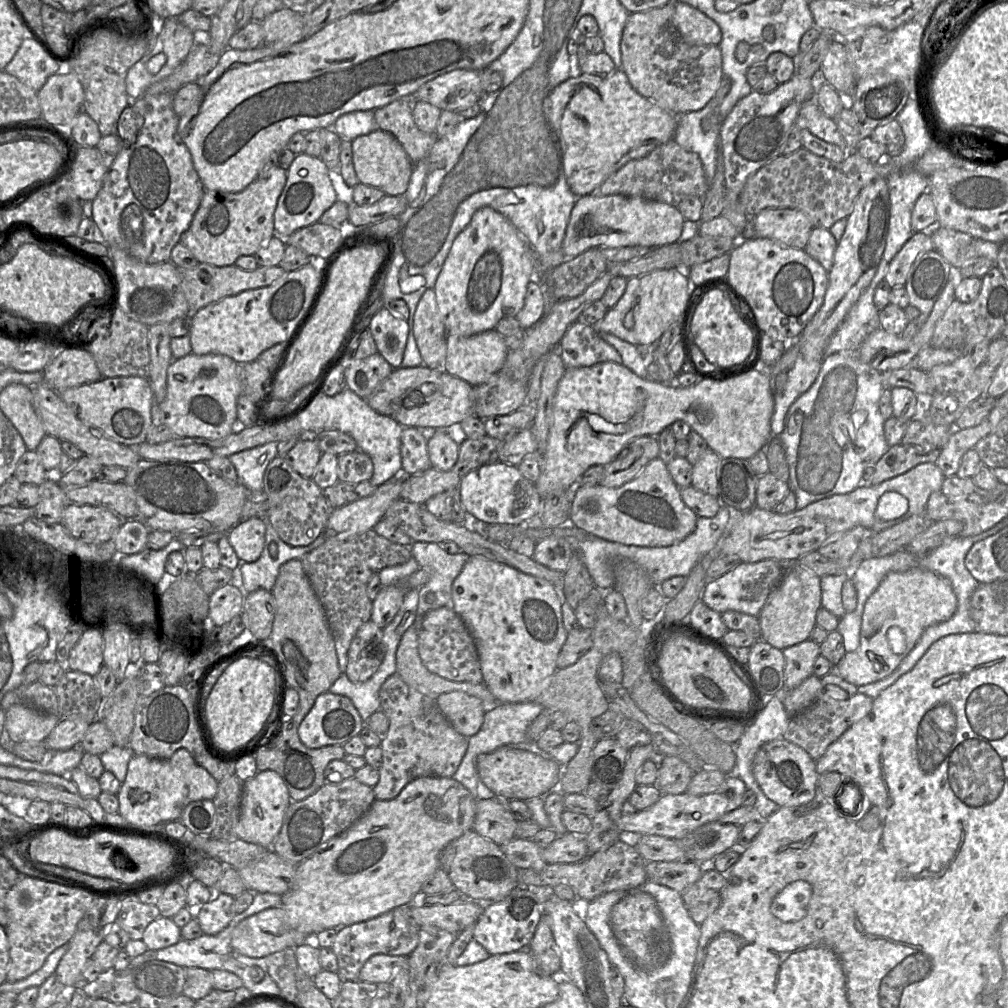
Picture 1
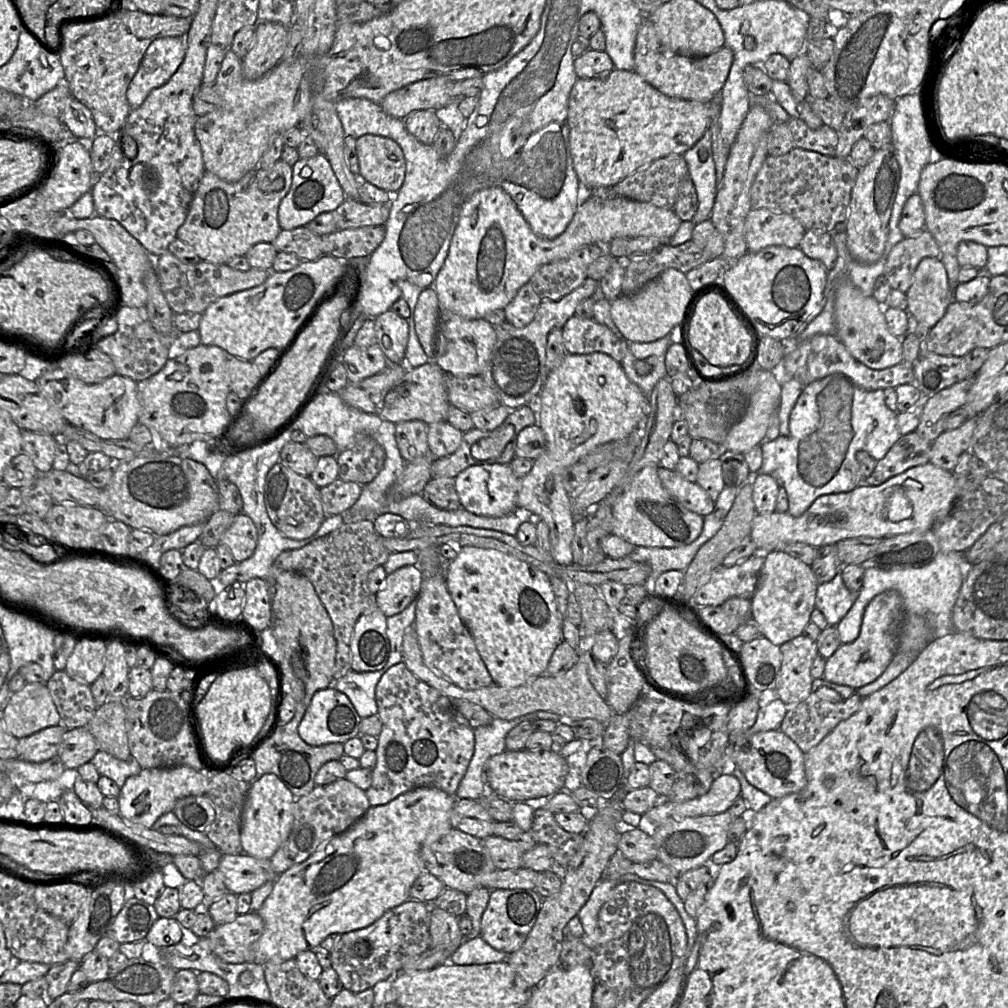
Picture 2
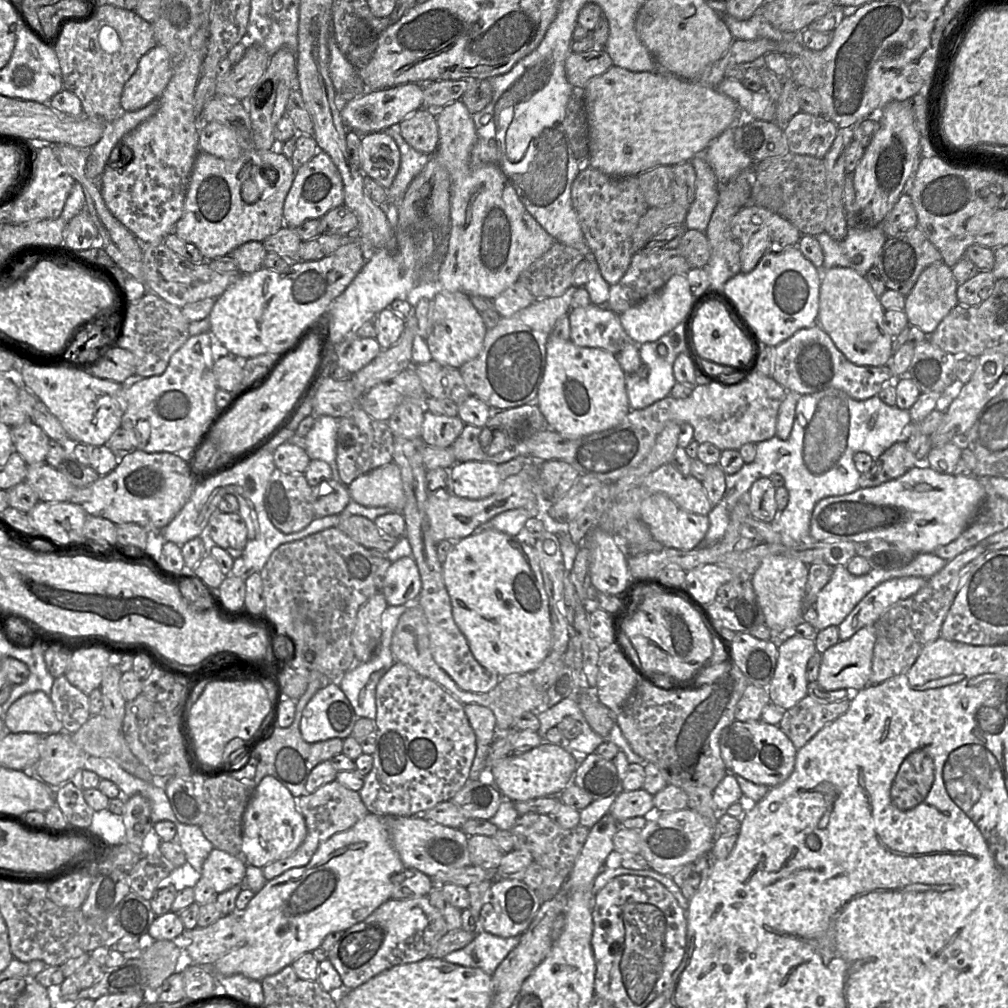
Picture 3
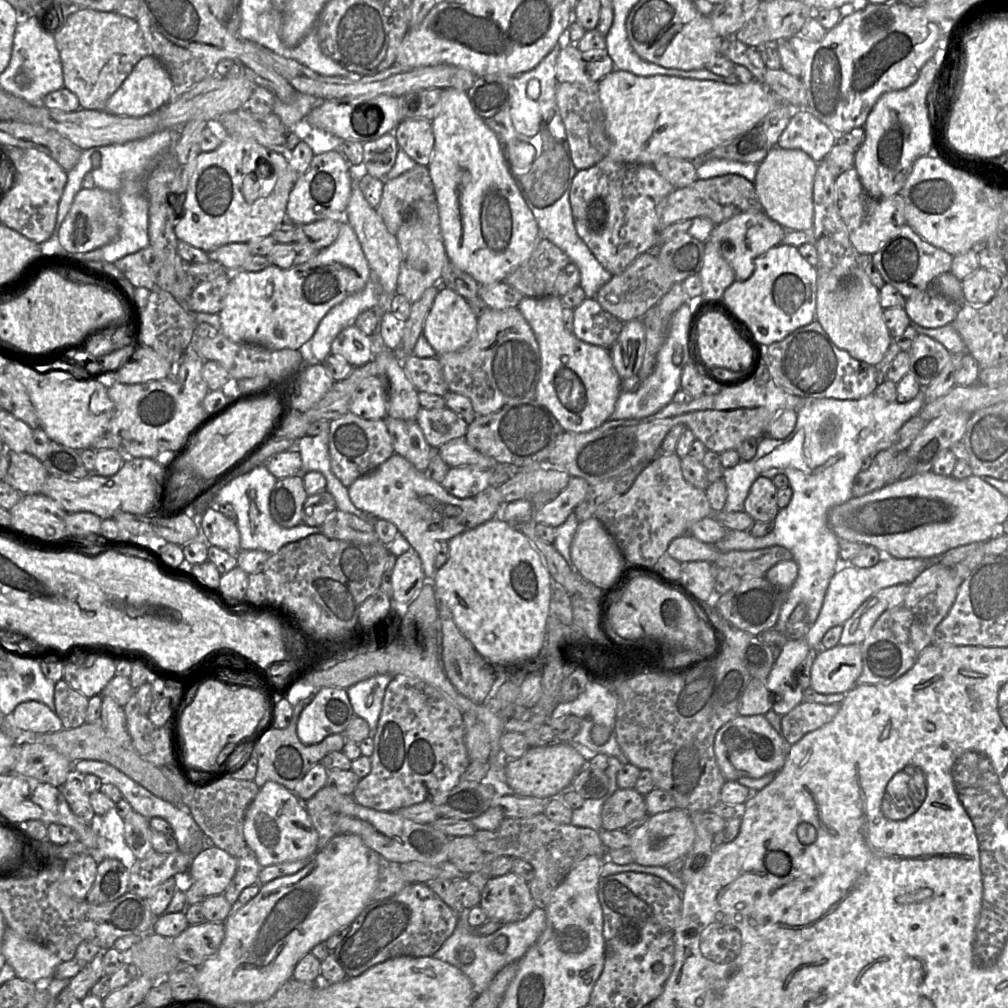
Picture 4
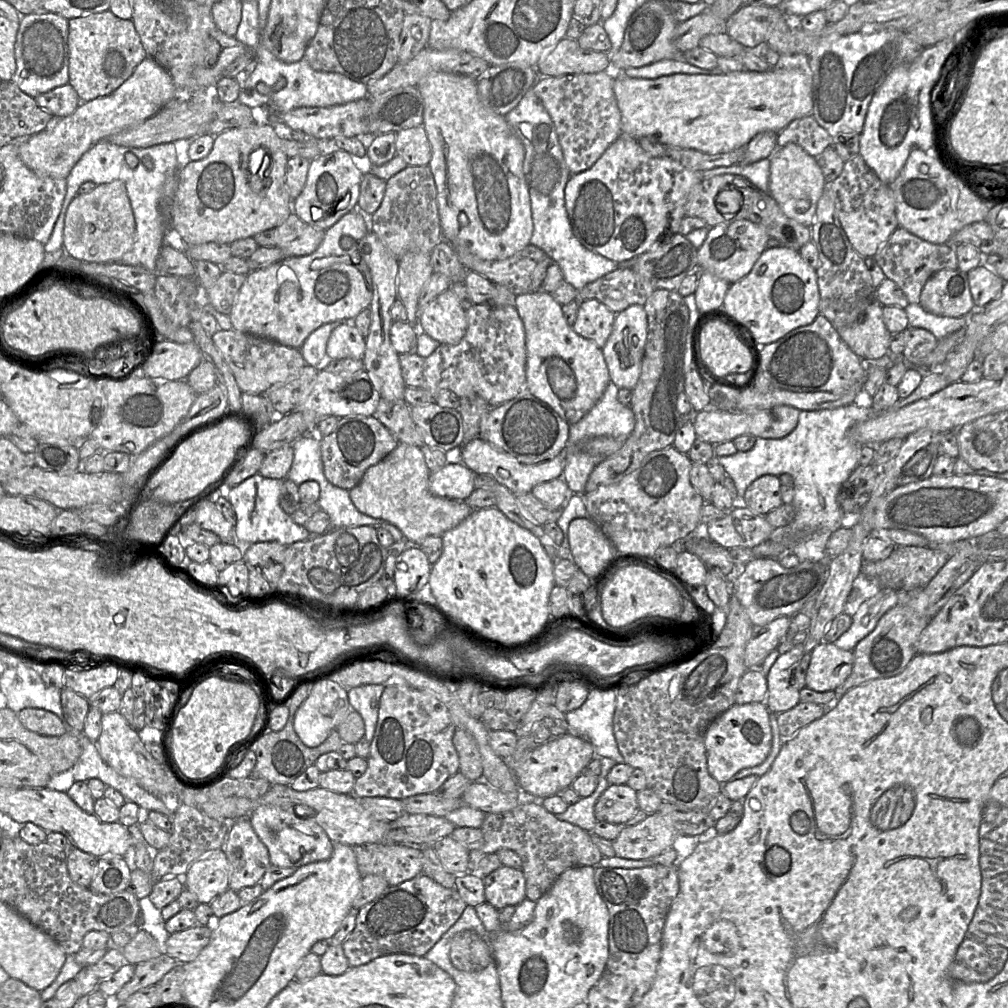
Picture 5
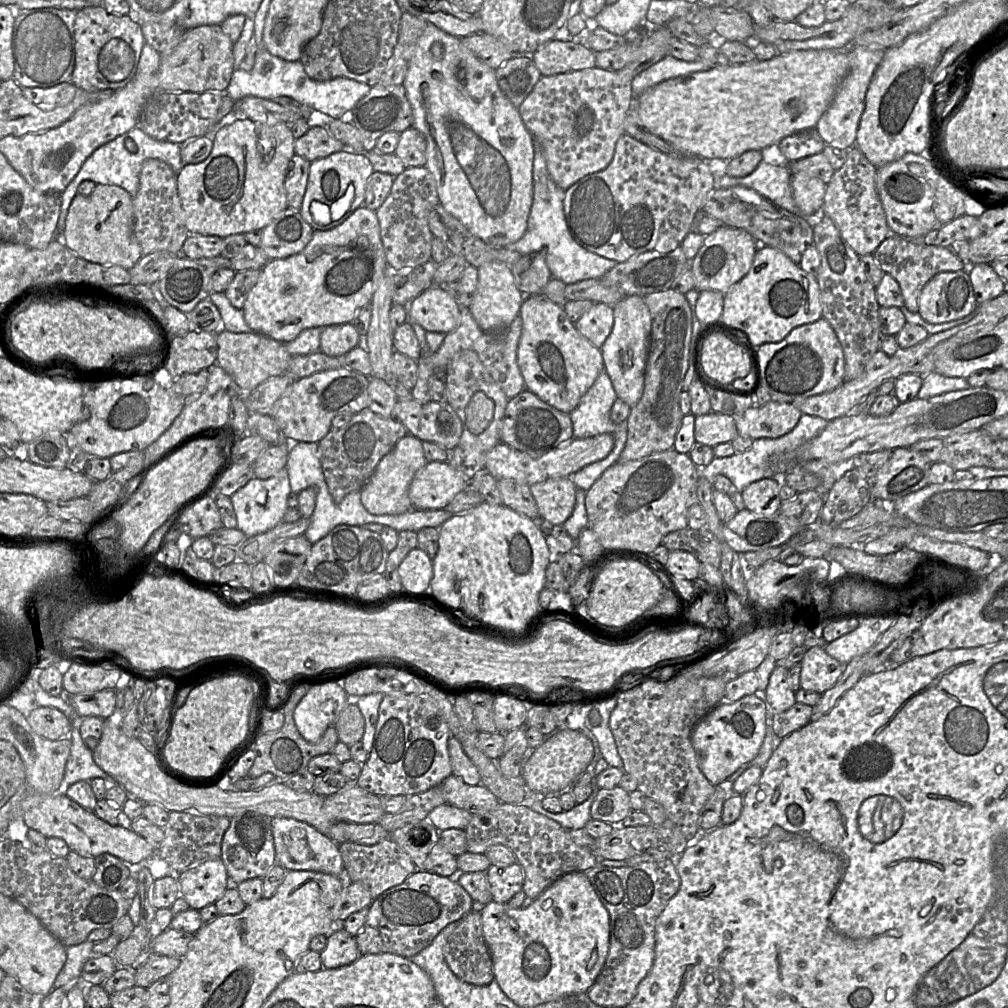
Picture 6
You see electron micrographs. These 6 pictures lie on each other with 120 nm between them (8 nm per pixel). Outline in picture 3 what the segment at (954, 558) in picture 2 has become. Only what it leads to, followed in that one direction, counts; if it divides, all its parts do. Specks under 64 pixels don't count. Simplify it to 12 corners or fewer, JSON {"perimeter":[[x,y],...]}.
{"perimeter":[[893,578],[873,588],[838,626],[840,640],[875,625],[928,579]]}

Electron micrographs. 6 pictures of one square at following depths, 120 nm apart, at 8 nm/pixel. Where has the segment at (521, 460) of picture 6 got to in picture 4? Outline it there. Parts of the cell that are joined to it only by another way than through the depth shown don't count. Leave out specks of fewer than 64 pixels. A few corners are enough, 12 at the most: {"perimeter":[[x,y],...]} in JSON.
{"perimeter":[[464,437],[437,452],[449,467],[498,464],[470,446]]}

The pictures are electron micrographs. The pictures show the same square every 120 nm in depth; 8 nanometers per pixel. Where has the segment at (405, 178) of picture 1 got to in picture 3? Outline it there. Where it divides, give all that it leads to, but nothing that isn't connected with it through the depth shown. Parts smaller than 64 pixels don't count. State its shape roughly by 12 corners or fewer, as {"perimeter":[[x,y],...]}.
{"perimeter":[[386,132],[361,137],[361,172],[385,189],[400,167]]}

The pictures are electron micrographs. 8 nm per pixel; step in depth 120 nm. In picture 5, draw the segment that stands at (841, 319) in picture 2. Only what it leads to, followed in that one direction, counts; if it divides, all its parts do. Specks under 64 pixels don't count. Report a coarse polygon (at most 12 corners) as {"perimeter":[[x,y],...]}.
{"perimeter":[[876,299],[862,322],[837,331],[864,362],[889,354],[891,334]]}

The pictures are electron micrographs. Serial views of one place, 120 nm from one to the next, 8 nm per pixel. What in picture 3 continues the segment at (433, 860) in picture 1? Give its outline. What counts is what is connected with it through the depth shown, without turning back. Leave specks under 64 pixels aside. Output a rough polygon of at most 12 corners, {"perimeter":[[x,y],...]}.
{"perimeter":[[368,813],[239,912],[215,962],[259,981],[392,899],[404,868]]}

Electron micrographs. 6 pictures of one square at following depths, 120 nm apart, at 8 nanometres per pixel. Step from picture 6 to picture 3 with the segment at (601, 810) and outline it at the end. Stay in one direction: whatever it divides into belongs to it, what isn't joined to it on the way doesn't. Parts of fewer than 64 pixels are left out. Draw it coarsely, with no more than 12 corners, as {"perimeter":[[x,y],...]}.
{"perimeter":[[641,788],[622,791],[609,812],[621,823],[644,816],[653,795]]}

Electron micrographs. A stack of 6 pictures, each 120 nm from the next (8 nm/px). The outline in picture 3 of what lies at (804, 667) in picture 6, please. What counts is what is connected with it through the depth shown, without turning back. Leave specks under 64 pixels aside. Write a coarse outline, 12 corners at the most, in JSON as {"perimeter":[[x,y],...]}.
{"perimeter":[[876,627],[861,628],[822,653],[825,690],[870,684]]}

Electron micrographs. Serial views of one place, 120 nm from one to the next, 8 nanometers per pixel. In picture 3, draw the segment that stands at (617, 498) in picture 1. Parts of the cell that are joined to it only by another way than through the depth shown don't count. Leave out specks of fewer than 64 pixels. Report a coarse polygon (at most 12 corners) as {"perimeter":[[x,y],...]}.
{"perimeter":[[662,493],[641,502],[640,517],[666,548],[691,550],[707,515]]}

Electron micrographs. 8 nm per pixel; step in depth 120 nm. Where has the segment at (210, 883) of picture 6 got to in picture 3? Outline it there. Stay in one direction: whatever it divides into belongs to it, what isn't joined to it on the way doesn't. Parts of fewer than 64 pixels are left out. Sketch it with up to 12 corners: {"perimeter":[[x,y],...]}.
{"perimeter":[[214,848],[201,875],[220,894],[243,884],[247,864]]}

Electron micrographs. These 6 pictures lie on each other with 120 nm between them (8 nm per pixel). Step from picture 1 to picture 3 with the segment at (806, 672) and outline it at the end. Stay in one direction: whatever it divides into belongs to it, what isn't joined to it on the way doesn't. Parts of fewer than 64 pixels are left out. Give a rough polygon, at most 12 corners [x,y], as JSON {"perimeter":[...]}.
{"perimeter":[[813,638],[781,643],[767,687],[770,703],[788,710],[808,695]]}

